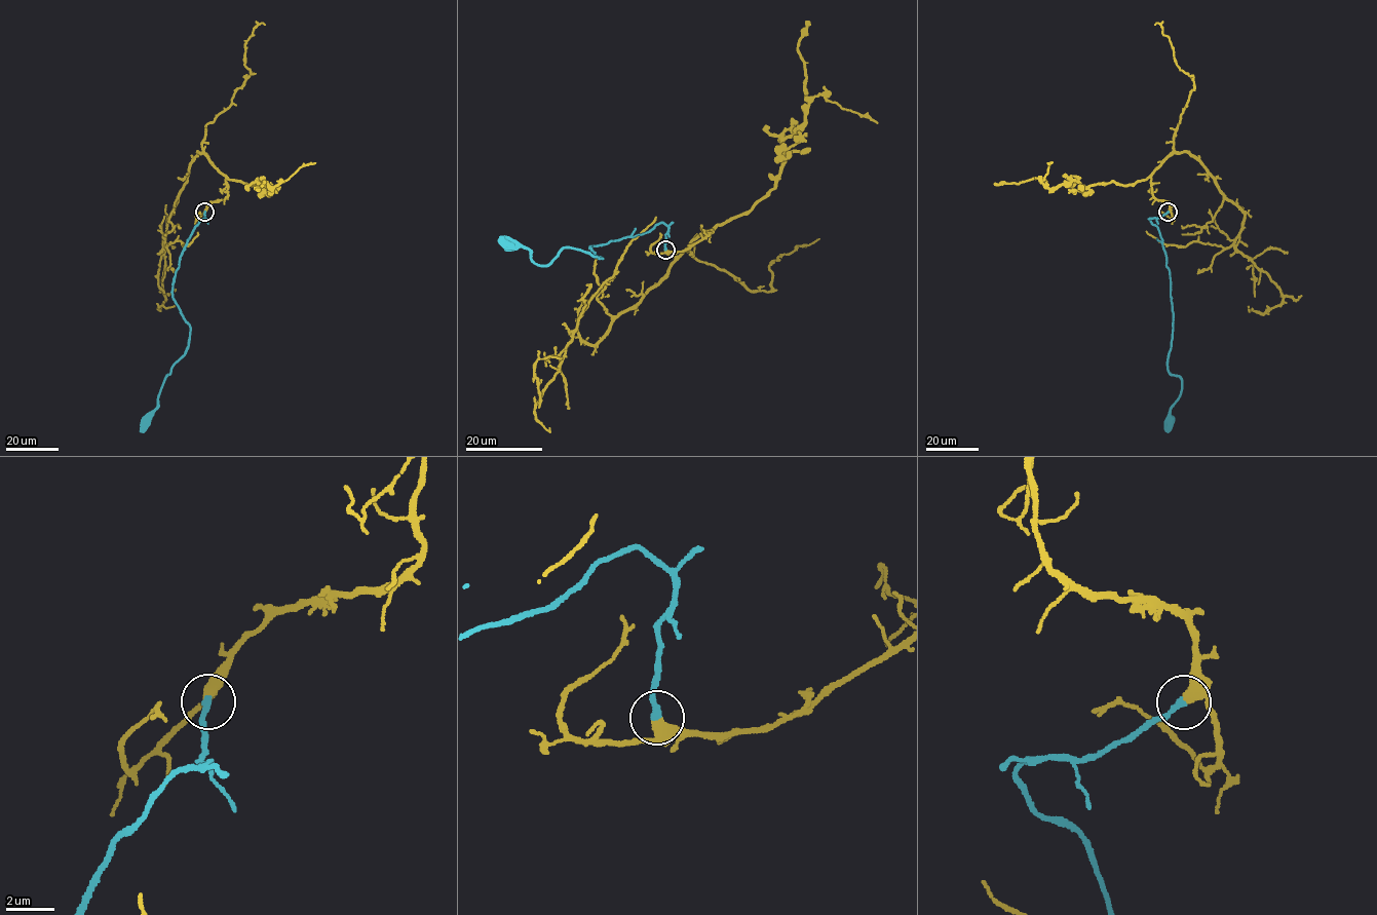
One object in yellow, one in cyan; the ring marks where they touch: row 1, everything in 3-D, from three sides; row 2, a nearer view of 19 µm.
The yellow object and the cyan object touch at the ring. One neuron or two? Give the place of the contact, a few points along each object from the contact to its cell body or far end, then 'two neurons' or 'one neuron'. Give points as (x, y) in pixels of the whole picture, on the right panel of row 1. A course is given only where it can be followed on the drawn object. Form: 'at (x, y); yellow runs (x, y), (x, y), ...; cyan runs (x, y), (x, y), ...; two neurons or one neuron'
at (1168, 212); yellow runs (1169, 212), (1150, 177), (1188, 152), (1244, 214), (1234, 246), (1279, 290), (1279, 304), (1249, 309); cyan runs (1168, 212), (1150, 220), (1157, 227), (1169, 270), (1173, 314), (1168, 372), (1180, 378), (1182, 387), (1168, 421); one neuron

